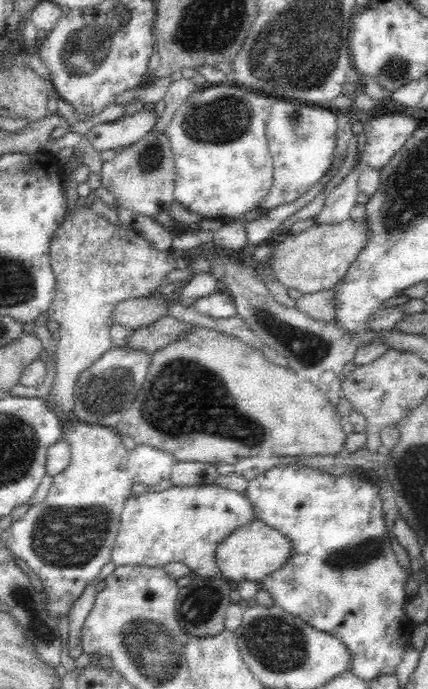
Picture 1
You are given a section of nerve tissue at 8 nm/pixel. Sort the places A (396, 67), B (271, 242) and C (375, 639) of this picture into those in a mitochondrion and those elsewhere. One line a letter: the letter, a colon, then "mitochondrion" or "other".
A: mitochondrion
B: other
C: other

